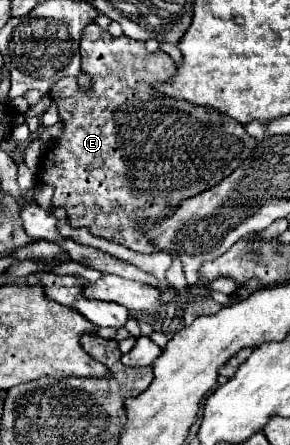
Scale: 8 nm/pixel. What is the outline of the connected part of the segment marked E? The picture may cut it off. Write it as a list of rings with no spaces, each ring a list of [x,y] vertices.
[[[89,23],[83,29],[81,71],[91,75],[91,91],[79,91],[77,77],[63,77],[49,91],[65,129],[53,147],[43,153],[37,181],[55,187],[51,203],[53,207],[67,209],[73,227],[87,227],[93,235],[125,245],[137,253],[153,253],[153,245],[135,231],[135,221],[147,217],[163,219],[173,213],[181,199],[193,197],[229,177],[255,147],[255,137],[251,137],[239,121],[213,107],[199,107],[155,91],[155,85],[175,77],[177,65],[173,59],[165,51],[149,53],[145,43],[127,39],[125,35],[111,37],[97,23]]]

